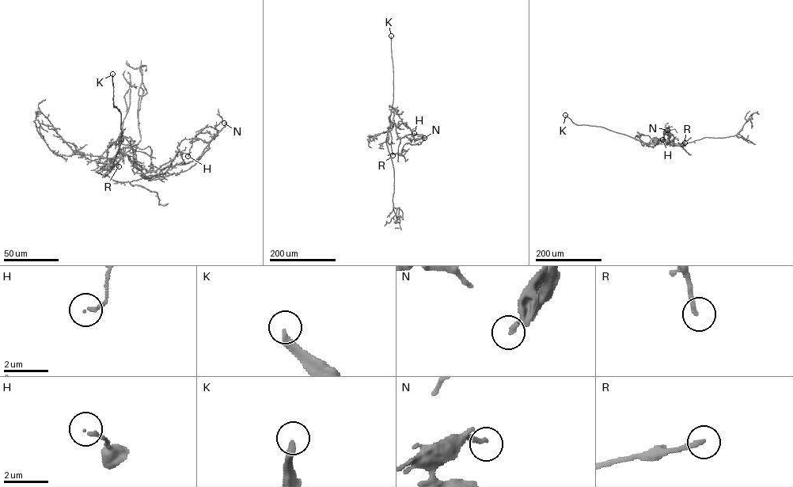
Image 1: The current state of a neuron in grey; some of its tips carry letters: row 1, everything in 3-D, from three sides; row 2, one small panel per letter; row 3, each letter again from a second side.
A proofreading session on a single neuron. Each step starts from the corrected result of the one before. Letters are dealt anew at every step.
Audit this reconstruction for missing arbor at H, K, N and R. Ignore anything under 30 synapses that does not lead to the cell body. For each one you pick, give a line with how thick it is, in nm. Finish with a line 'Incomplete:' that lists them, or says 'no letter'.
K: 300 nm thick
Incomplete: K

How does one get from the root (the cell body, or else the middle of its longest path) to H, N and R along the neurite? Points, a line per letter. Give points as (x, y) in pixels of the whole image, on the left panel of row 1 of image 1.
H: (97, 173), (122, 154), (149, 171), (187, 163), (207, 149), (218, 131), (204, 128), (187, 156)
N: (97, 173), (114, 180), (130, 182), (149, 175), (167, 176), (185, 171), (200, 158), (224, 123)
R: (97, 173), (108, 161), (113, 166), (117, 163), (106, 157), (112, 162), (115, 159), (113, 169), (119, 166)

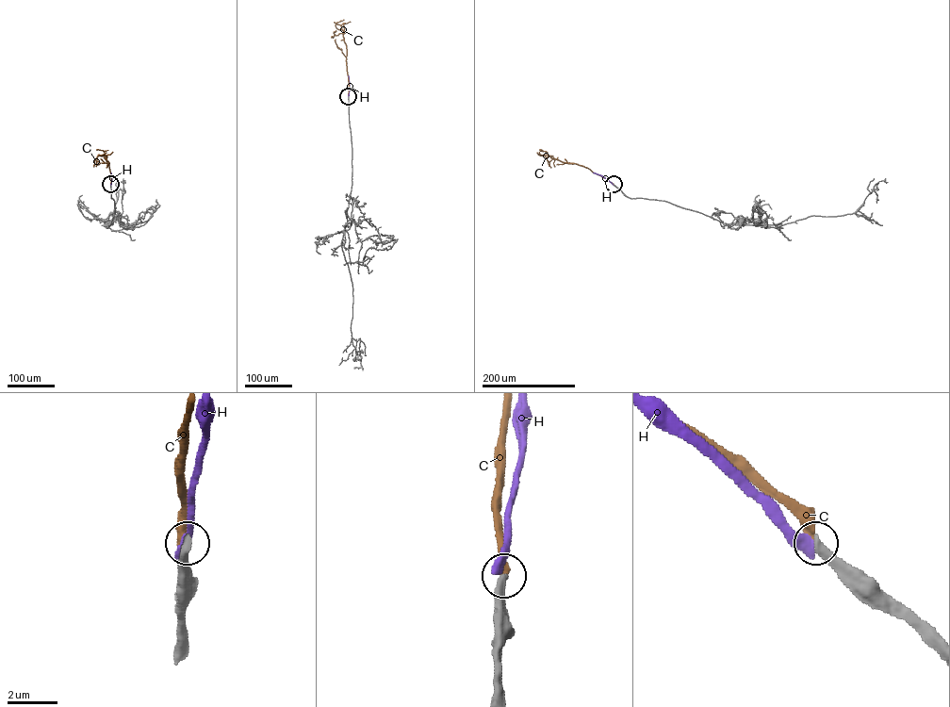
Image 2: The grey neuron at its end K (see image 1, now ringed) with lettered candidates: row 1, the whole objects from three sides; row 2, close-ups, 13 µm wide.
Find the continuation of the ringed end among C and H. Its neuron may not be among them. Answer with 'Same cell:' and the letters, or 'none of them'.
Same cell: none of them

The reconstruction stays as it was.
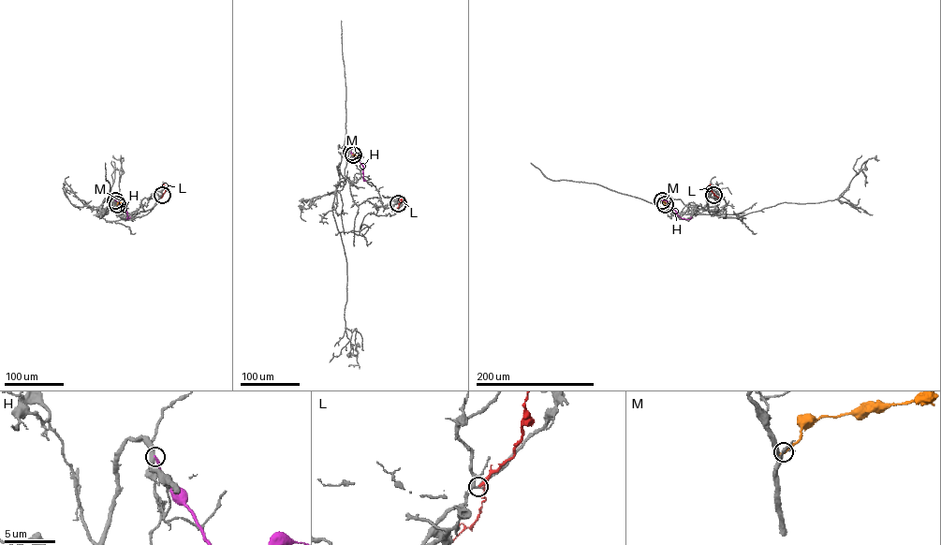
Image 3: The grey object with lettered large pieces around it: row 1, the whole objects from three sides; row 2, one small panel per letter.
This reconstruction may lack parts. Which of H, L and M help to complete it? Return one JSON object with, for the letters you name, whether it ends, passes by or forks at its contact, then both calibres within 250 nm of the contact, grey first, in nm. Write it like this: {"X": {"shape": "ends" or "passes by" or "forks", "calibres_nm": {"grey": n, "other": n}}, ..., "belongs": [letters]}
{"L": {"shape": "passes by", "calibres_nm": {"grey": 200, "other": 180}}, "belongs": ["L"]}

